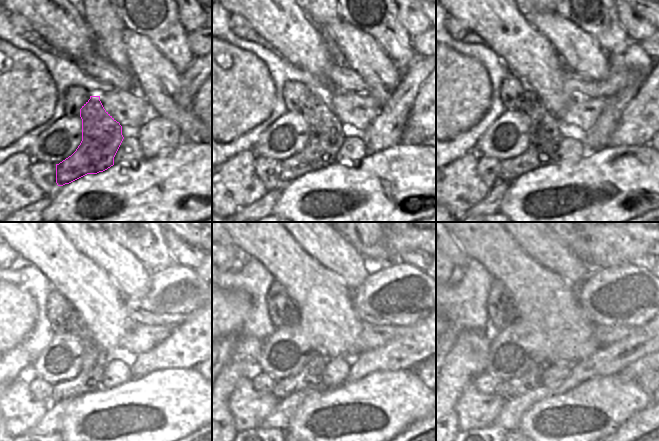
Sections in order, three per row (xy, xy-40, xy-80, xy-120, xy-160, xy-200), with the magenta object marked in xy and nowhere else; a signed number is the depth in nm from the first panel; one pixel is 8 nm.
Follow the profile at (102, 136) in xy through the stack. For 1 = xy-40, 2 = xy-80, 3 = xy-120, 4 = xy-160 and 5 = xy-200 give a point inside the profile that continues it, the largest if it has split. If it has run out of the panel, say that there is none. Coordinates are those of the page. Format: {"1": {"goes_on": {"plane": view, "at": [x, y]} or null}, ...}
{"1": {"goes_on": {"plane": "xy-40", "at": [325, 136]}}, "2": {"goes_on": {"plane": "xy-80", "at": [545, 137]}}, "3": {"goes_on": {"plane": "xy-120", "at": [95, 358]}}, "4": {"goes_on": {"plane": "xy-160", "at": [309, 379]}}, "5": {"goes_on": {"plane": "xy-200", "at": [530, 380]}}}

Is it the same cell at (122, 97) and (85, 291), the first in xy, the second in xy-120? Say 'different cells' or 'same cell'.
different cells

